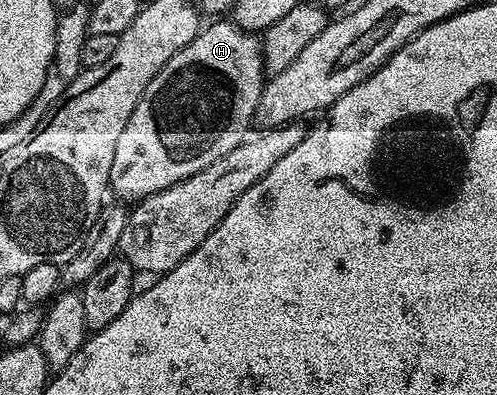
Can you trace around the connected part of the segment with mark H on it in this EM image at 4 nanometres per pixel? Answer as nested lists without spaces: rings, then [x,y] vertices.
[[[218,18],[210,25],[203,27],[199,31],[196,38],[192,38],[192,42],[188,42],[188,46],[184,50],[180,50],[174,55],[168,63],[161,68],[156,74],[156,78],[152,78],[152,82],[148,82],[148,86],[144,90],[144,94],[140,98],[140,102],[136,102],[136,110],[132,110],[132,114],[128,118],[128,126],[124,126],[120,138],[116,141],[116,155],[112,157],[112,174],[110,175],[110,188],[112,189],[119,201],[137,202],[145,200],[147,196],[156,194],[160,190],[164,190],[168,186],[172,186],[176,182],[180,182],[184,178],[188,178],[192,174],[196,174],[200,170],[204,170],[208,166],[212,166],[212,162],[216,162],[220,158],[224,158],[224,154],[232,154],[232,150],[236,150],[236,146],[240,146],[243,140],[247,139],[248,133],[254,124],[254,115],[256,114],[256,106],[262,97],[262,89],[264,87],[264,71],[262,59],[262,43],[255,33],[247,32],[245,28],[231,22],[226,18]]]

